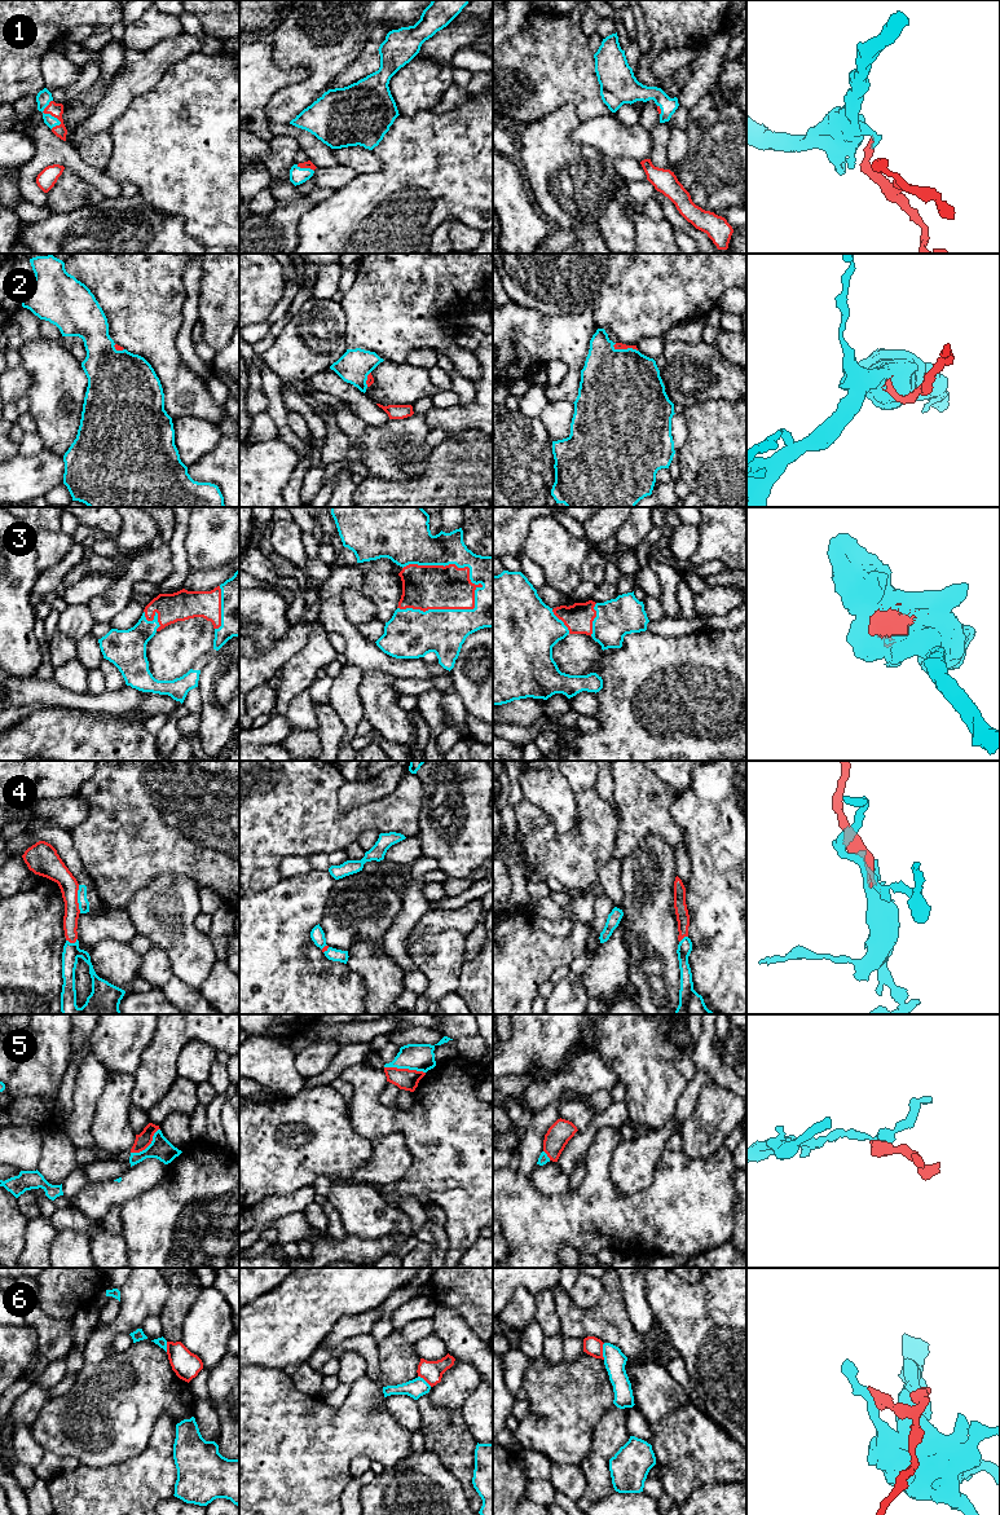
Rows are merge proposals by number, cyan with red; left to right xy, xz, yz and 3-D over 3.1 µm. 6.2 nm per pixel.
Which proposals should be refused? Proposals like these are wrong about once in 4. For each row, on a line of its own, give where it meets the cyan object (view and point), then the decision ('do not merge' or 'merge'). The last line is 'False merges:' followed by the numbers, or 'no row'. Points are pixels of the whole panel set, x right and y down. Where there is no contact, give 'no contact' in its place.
1: contact xy (49, 114); merge
2: contact yz (625, 349); merge
3: contact xz (448, 610); merge
4: contact xy (78, 899); merge
5: contact xz (405, 1068); do not merge
6: contact yz (603, 1351); do not merge
False merges: 5, 6

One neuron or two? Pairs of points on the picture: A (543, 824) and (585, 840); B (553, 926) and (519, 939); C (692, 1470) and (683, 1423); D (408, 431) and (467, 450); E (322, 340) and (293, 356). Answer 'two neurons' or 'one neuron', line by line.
A: two neurons
B: two neurons
C: one neuron
D: two neurons
E: one neuron

